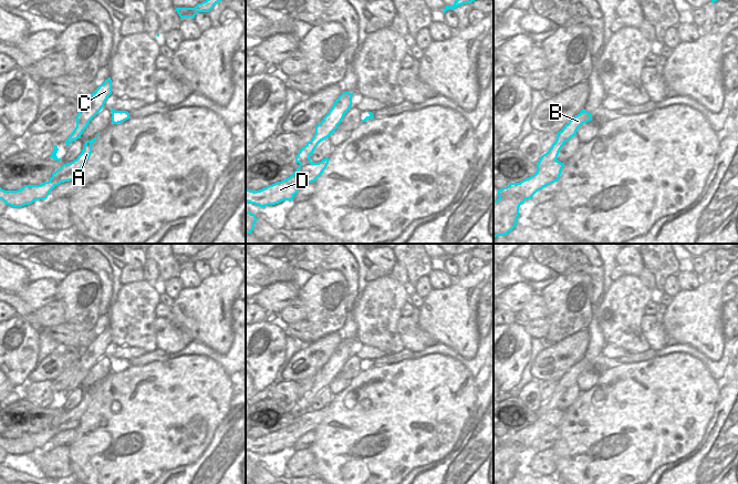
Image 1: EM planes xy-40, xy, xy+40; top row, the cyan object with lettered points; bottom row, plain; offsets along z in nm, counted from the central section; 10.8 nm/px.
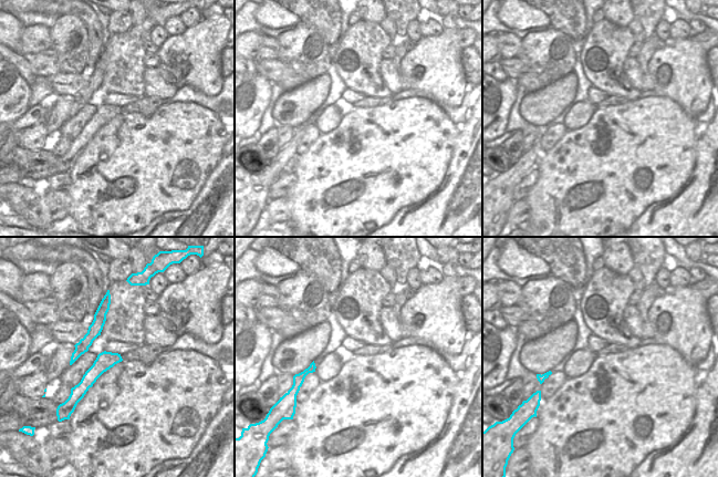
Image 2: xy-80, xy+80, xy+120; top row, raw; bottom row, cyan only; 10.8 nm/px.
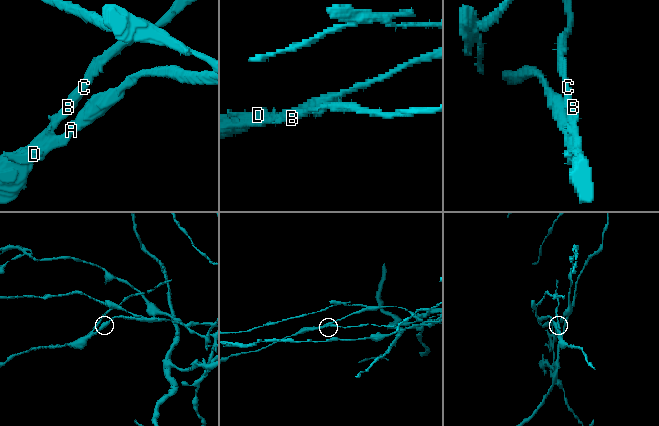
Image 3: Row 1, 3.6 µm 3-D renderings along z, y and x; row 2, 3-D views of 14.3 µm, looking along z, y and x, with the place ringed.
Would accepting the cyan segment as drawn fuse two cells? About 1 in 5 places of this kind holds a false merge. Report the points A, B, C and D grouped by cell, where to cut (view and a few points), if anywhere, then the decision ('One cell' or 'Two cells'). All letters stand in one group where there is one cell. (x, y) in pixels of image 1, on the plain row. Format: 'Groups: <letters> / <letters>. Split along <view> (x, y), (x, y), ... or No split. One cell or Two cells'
Groups: A D / B C. Split along xy+40 (555, 408), (543, 414), (530, 428), (515, 434), (509, 434). Two cells

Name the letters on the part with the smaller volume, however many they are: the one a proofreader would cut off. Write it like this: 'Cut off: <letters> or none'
Cut off: B, C

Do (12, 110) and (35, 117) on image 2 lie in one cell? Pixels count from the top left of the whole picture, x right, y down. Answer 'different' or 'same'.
different

